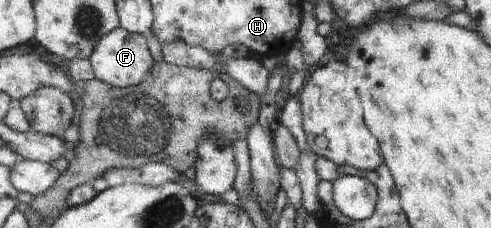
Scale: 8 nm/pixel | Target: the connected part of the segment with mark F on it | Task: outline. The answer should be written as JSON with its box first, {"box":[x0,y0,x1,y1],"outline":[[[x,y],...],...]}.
{"box":[89,27,155,89],"outline":[[[123,27],[109,33],[100,43],[97,43],[96,50],[93,51],[89,61],[96,72],[96,78],[117,89],[139,87],[155,64],[149,52],[147,38],[142,34],[129,32]]]}

